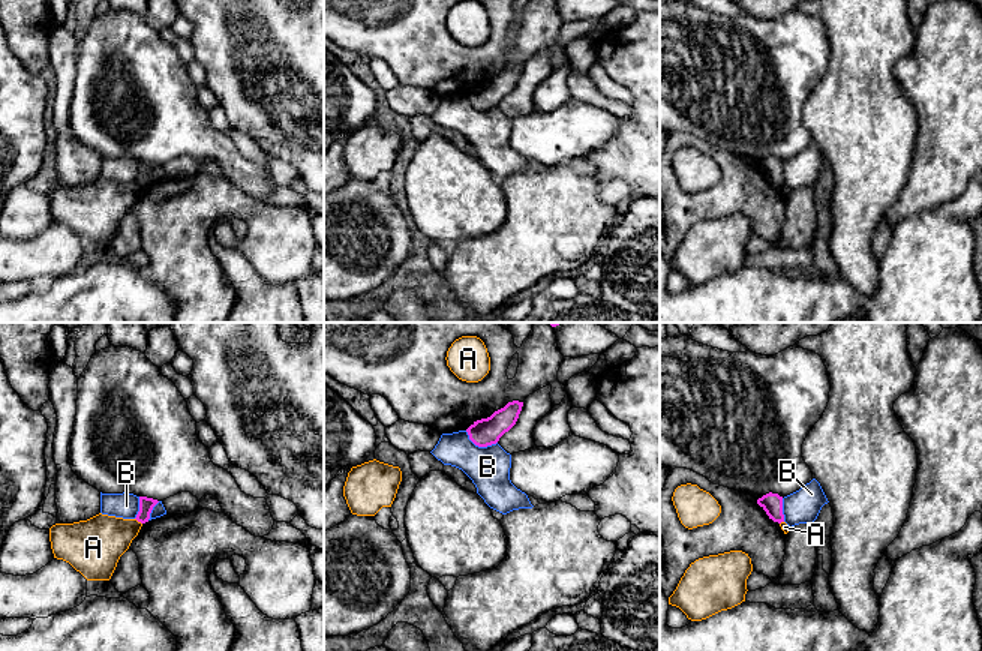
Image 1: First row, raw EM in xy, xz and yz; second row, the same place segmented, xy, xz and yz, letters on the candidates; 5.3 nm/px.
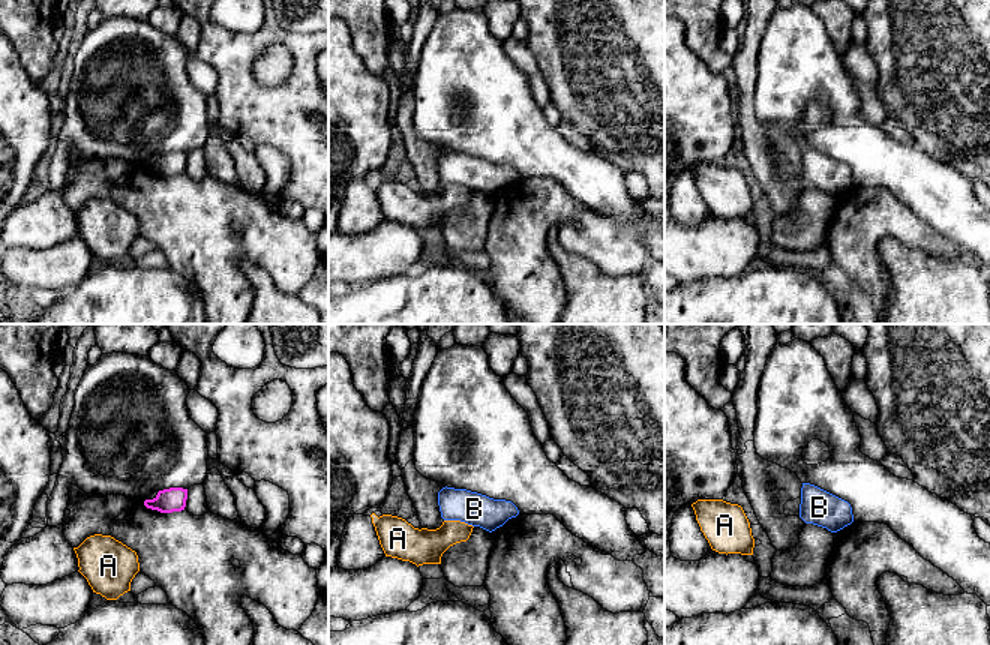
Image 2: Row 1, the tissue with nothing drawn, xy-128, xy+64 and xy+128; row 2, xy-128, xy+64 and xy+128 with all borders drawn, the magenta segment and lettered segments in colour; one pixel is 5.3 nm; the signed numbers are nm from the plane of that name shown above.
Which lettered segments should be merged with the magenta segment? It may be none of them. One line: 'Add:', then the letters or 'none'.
Add: A

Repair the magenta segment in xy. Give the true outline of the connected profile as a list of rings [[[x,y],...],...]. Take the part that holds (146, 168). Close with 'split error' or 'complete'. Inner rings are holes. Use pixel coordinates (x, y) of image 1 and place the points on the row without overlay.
[[[139,160],[139,176],[135,183],[141,188],[148,186],[150,177],[157,166],[157,164]]]; complete

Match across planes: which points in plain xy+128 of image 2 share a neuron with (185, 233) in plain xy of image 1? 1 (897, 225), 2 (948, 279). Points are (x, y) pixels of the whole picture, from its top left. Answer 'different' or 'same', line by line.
1: same
2: different

